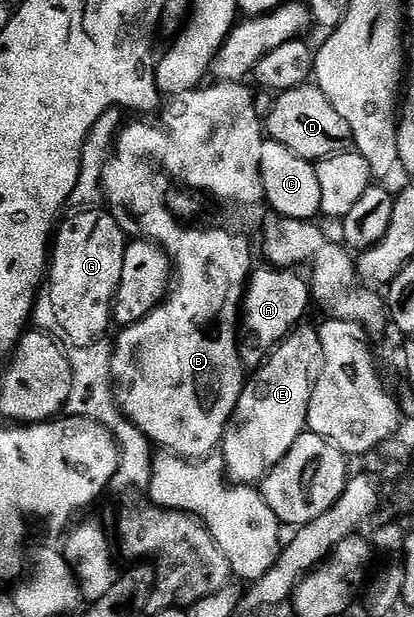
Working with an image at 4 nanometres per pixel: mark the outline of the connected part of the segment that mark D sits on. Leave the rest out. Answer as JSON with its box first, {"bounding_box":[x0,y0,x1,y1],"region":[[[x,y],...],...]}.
{"bounding_box":[265,84,352,164],"region":[[[305,84],[285,90],[272,103],[272,111],[265,119],[267,137],[290,148],[300,158],[316,164],[340,151],[347,151],[352,141],[352,123],[340,115],[333,99],[321,92],[319,85]]]}

